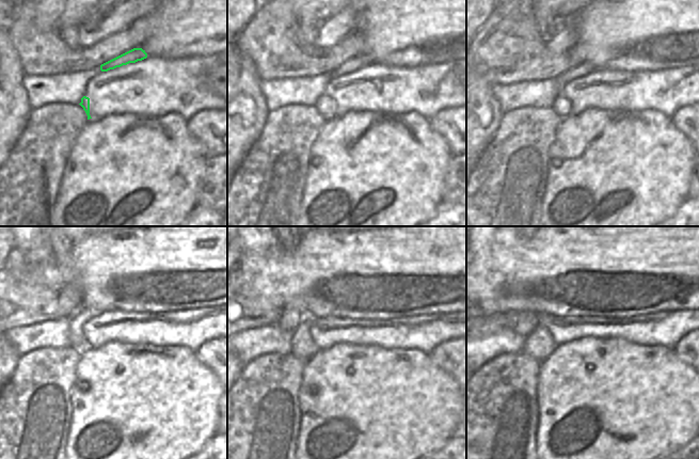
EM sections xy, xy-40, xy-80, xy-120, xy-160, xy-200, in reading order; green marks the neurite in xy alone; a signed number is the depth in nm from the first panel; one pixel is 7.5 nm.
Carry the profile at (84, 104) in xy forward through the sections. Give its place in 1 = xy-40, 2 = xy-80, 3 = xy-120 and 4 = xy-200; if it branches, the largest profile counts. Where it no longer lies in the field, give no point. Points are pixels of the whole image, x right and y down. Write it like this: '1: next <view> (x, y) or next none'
1: next xy-40 (324, 105)
2: next xy-80 (561, 105)
3: next xy-120 (79, 343)
4: next xy-200 (539, 344)

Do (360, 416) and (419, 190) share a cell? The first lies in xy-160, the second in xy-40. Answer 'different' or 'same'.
same

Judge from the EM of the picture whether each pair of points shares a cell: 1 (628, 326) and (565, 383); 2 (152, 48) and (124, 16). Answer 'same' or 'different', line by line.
1: different
2: different

